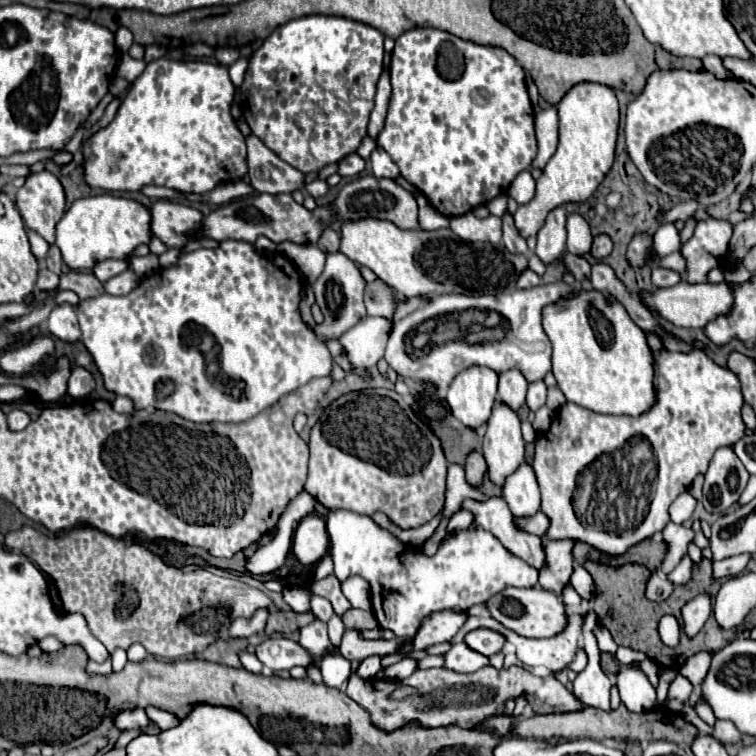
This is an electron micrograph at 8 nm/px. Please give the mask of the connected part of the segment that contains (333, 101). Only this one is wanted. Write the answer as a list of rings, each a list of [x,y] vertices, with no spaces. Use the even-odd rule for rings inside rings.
[[[307,15],[279,25],[251,55],[245,79],[239,87],[243,115],[251,131],[285,163],[311,173],[355,153],[367,135],[375,87],[383,71],[383,33],[371,25],[333,17]]]

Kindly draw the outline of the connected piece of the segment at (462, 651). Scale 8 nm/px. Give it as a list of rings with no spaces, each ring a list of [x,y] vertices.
[[[455,643],[445,653],[445,667],[459,673],[473,673],[485,665],[489,665],[489,659],[479,651],[473,651],[471,647],[467,647],[465,643]]]

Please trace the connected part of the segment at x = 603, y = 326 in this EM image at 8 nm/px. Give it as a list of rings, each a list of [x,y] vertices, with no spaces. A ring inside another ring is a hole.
[[[577,287],[571,297],[559,299],[543,309],[543,329],[553,345],[553,375],[567,401],[595,413],[611,415],[641,415],[655,403],[651,349],[645,341],[645,333],[631,321],[619,301],[609,299],[593,287]]]

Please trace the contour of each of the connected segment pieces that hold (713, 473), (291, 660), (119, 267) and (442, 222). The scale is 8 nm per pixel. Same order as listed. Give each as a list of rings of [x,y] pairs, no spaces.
[[[719,447],[711,459],[703,483],[703,505],[709,513],[725,513],[747,487],[749,471],[733,447]]]
[[[287,637],[265,639],[255,647],[255,655],[271,671],[291,669],[295,665],[311,665],[311,655],[307,655],[307,651],[303,651],[303,647],[297,641],[291,641]]]
[[[109,259],[109,261],[99,261],[99,263],[93,267],[93,275],[103,283],[103,281],[111,279],[113,275],[125,271],[125,269],[127,269],[127,259],[123,259],[123,261]]]
[[[417,195],[417,201],[419,201],[419,225],[421,225],[421,229],[433,231],[433,229],[449,227],[449,219],[445,215],[441,215],[439,211],[435,211],[435,207],[431,207],[423,195]]]

